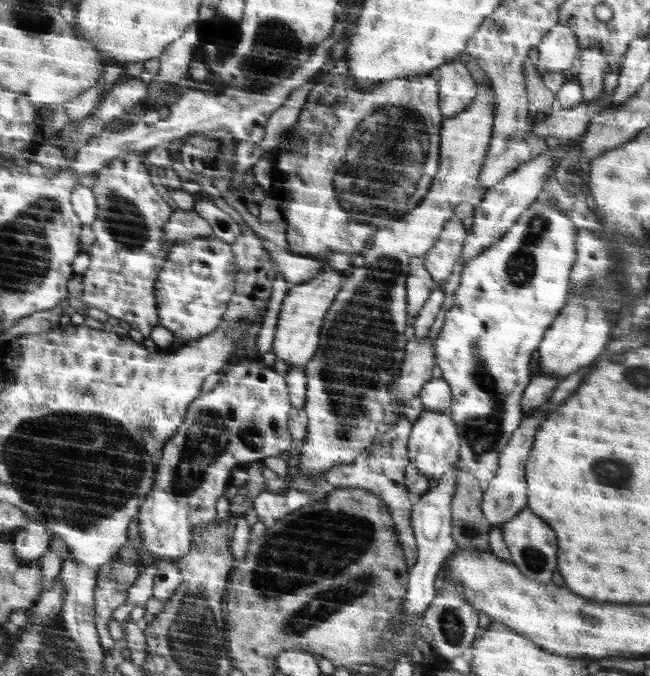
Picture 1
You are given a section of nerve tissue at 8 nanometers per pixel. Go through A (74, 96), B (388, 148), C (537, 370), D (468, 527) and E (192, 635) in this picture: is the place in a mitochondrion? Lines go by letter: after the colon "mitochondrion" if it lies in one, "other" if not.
A: other
B: mitochondrion
C: other
D: mitochondrion
E: mitochondrion

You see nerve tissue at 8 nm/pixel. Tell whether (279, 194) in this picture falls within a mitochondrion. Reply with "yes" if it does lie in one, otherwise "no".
no

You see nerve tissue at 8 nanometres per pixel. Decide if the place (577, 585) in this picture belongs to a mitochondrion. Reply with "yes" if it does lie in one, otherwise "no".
no

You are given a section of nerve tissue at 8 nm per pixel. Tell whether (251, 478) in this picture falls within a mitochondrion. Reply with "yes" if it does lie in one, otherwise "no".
no

